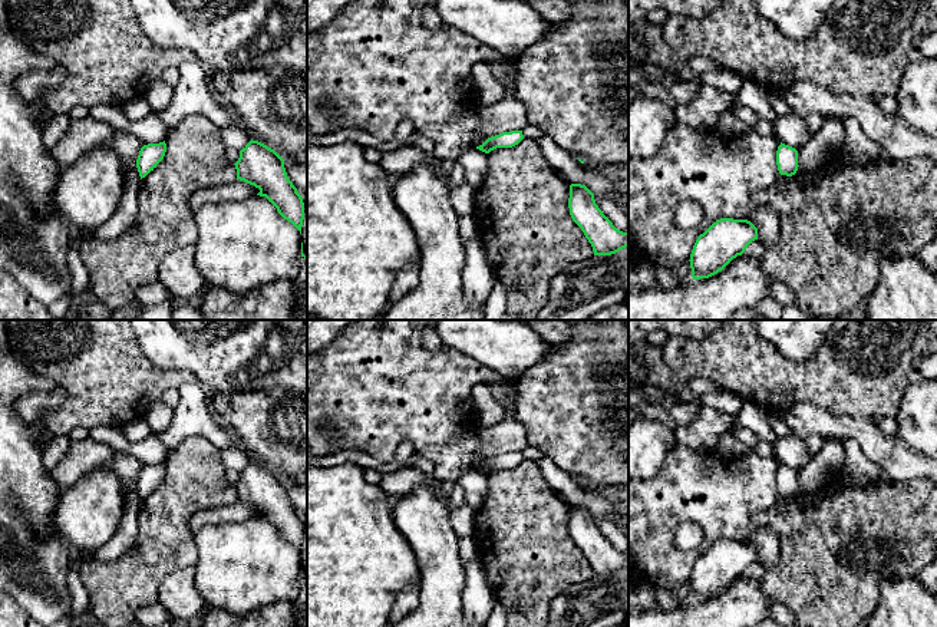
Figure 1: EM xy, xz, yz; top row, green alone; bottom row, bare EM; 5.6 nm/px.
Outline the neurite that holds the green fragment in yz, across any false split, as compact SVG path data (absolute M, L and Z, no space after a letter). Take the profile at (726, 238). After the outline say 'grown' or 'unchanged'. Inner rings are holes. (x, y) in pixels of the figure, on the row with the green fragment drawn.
M720 218L700 234L690 254L693 280L709 278L742 255L758 240L758 228L748 220Z | unchanged

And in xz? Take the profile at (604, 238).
M570 185L568 208L573 221L591 244L594 255L611 255L628 247L628 232L623 232L613 225L585 185Z | unchanged

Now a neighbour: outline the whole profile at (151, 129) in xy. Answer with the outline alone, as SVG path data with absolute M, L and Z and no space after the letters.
M95 105L89 109L89 116L110 123L118 131L126 131L138 136L143 145L164 142L169 133L169 128L151 112L139 121L129 121L121 105Z

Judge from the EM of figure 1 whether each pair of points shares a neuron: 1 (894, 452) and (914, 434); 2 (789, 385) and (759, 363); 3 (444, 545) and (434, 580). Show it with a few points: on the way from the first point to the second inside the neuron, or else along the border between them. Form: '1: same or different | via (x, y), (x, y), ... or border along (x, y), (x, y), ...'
1: different | border along (894, 436), (900, 438), (921, 456)
2: same | via (782, 383), (766, 370)
3: same | via (439, 554), (439, 571)

